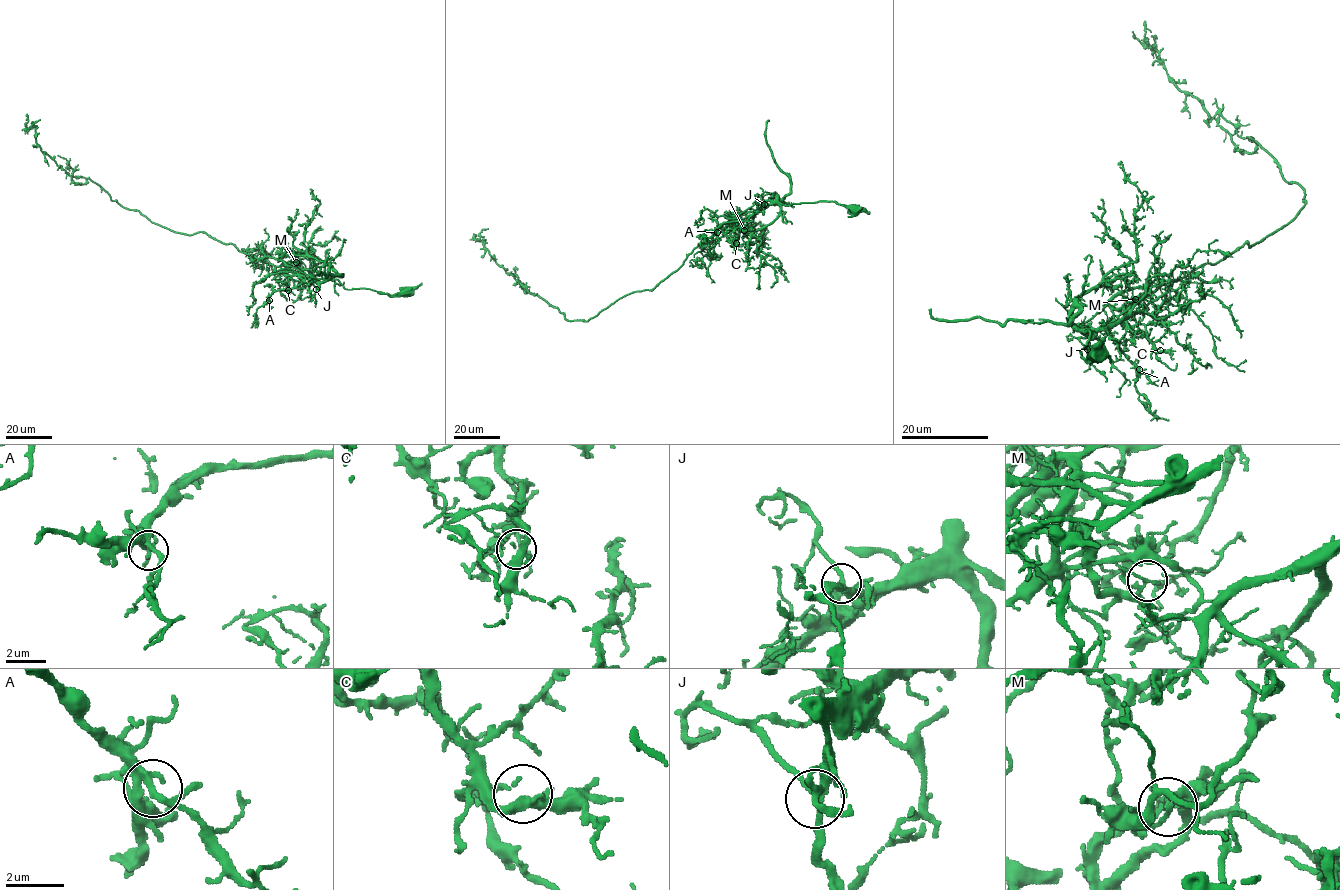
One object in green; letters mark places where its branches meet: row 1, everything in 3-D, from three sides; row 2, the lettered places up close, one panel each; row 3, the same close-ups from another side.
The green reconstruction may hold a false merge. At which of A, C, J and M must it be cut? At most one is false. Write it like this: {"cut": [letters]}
{"cut": ["M"]}

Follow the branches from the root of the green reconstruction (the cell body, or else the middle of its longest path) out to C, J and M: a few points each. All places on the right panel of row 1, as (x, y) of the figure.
C: (1099, 351), (1089, 359), (1081, 355), (1086, 331), (1094, 334), (1109, 323), (1142, 324), (1154, 349), (1160, 350)
J: (1099, 351), (1089, 359), (1081, 355), (1088, 330), (1083, 331), (1089, 340), (1087, 349)
M: (1099, 351), (1089, 359), (1081, 355), (1089, 336), (1086, 331), (1094, 334), (1116, 322), (1123, 305), (1134, 299)

